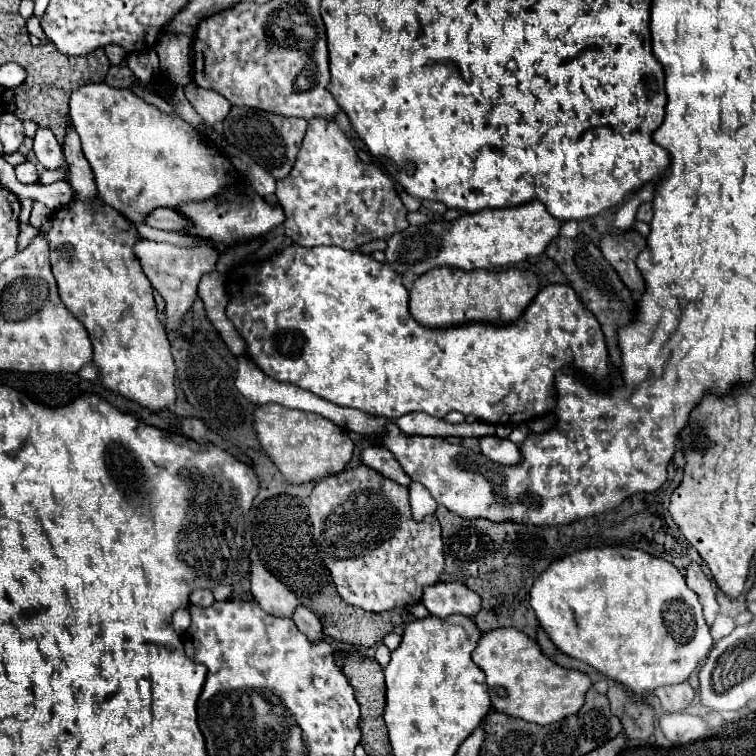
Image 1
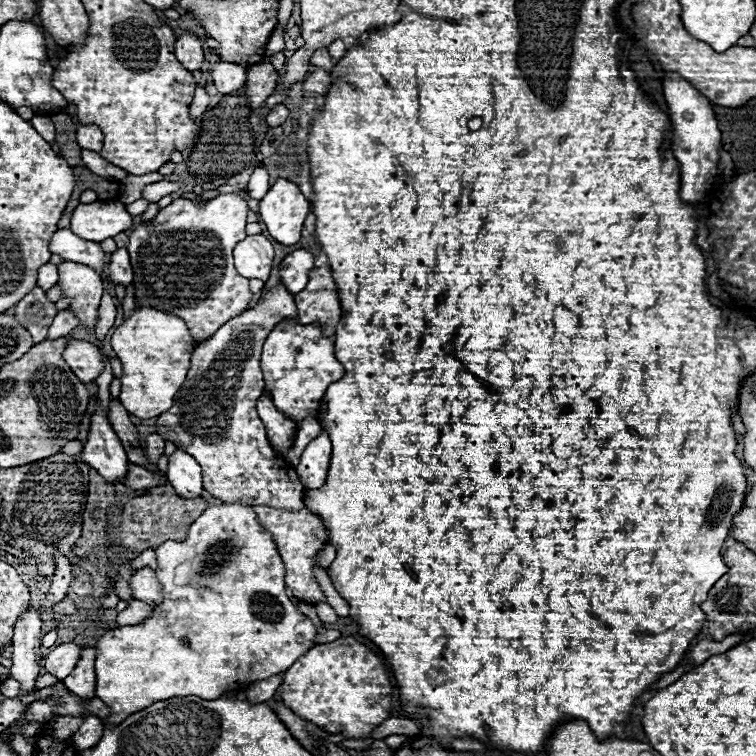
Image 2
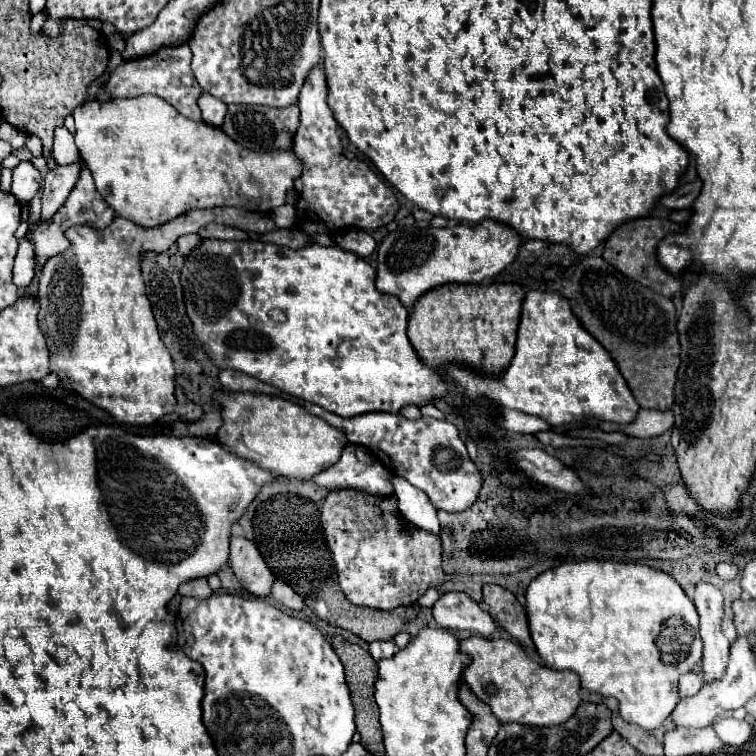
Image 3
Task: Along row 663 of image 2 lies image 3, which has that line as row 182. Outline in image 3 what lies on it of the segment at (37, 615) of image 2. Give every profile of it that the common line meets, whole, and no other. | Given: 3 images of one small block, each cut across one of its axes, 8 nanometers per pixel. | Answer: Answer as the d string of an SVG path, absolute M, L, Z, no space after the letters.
M20 162L14 168L14 180L12 180L12 192L18 198L18 202L30 202L40 192L40 170L32 162Z

